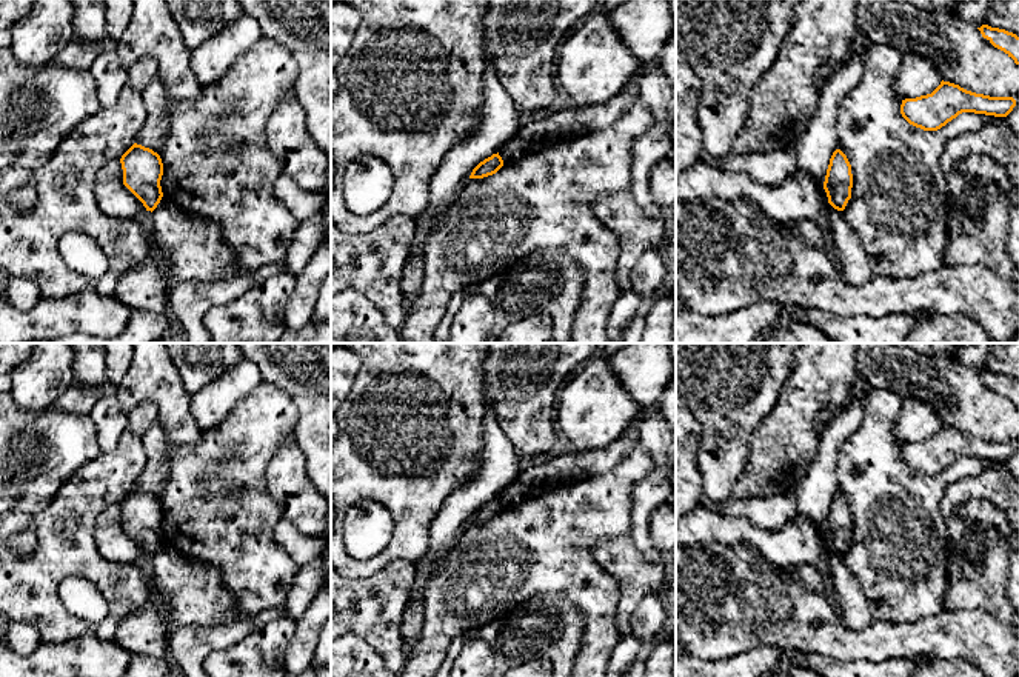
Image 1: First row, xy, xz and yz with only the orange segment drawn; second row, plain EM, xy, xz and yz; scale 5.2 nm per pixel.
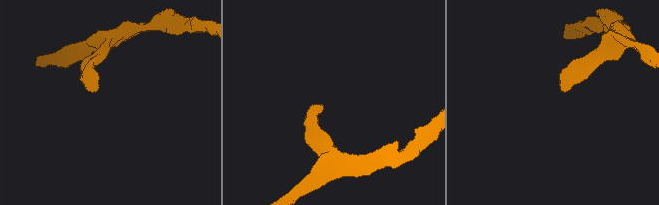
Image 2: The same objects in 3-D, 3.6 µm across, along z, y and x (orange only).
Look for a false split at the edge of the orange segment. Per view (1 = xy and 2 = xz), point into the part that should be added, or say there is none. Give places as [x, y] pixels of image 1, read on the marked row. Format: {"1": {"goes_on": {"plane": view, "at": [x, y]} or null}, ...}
{"1": {"goes_on": null}, "2": {"goes_on": null}}

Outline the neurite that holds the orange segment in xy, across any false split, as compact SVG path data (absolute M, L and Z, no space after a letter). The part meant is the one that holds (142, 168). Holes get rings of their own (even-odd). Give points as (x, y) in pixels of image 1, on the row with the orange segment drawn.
M134 143L120 158L123 185L143 203L146 211L154 211L163 192L160 180L163 163L157 152Z

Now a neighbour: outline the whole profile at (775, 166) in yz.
M773 149L768 152L731 152L711 165L727 172L742 172L762 185L780 185L796 175L799 165L793 151Z

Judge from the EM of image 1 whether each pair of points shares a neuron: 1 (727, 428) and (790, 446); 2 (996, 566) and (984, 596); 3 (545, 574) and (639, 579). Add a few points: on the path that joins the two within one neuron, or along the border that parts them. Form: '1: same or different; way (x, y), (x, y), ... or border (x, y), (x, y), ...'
1: different; border (773, 406), (750, 440), (748, 460), (742, 471)
2: same; way (988, 574), (984, 579), (984, 588)
3: different; border (621, 591), (622, 596)

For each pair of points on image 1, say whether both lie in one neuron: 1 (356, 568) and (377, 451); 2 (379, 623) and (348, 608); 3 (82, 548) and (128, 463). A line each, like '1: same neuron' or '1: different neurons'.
1: same neuron
2: same neuron
3: same neuron

